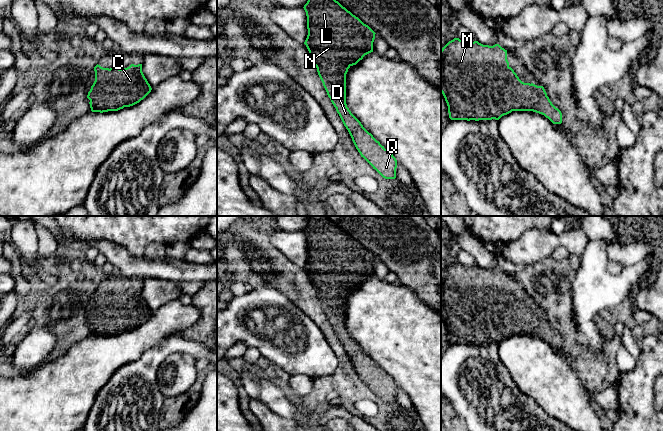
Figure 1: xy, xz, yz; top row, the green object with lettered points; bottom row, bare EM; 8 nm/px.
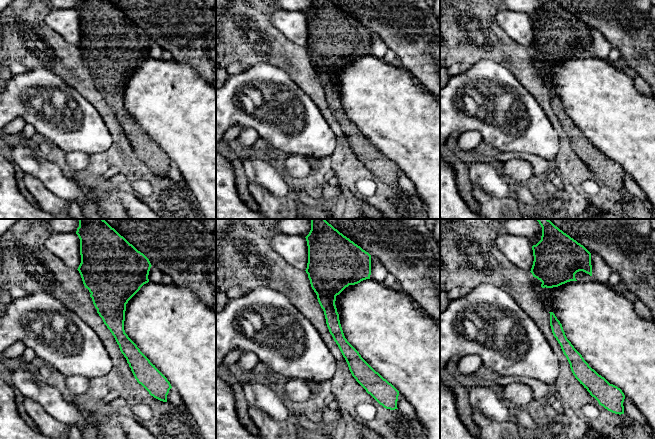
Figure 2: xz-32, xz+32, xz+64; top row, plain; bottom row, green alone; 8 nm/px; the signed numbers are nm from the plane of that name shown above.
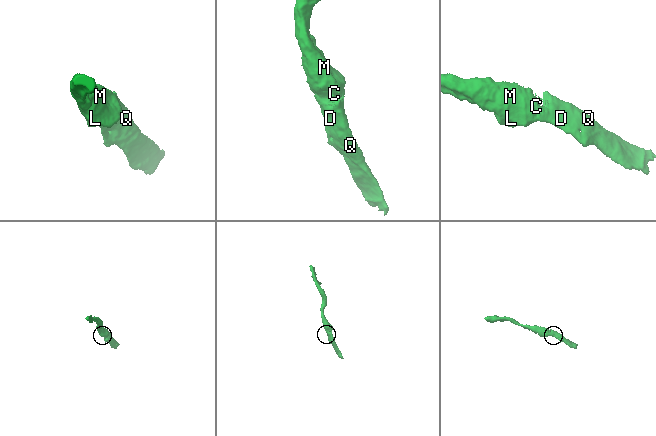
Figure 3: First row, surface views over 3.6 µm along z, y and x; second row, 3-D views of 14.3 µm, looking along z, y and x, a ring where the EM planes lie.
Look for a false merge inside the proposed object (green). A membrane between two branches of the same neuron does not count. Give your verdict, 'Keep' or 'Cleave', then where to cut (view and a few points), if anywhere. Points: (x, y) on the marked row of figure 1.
Keep. No split

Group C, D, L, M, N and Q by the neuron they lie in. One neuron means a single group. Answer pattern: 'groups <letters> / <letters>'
groups C D L M N Q

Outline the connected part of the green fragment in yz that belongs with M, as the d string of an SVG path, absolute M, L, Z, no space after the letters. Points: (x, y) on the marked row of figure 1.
M459 38L449 41L441 49L441 93L447 103L451 120L499 120L512 111L533 111L544 115L553 124L562 123L562 113L552 104L544 87L522 82L509 66L507 50L499 44L489 46L478 41L462 41Z

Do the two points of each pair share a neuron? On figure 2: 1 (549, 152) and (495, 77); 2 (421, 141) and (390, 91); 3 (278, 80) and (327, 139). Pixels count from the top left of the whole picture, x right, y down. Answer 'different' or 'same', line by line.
1: same
2: same
3: same

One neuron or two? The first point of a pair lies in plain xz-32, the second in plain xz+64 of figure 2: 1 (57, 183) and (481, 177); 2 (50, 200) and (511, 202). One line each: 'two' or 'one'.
1: one
2: one

